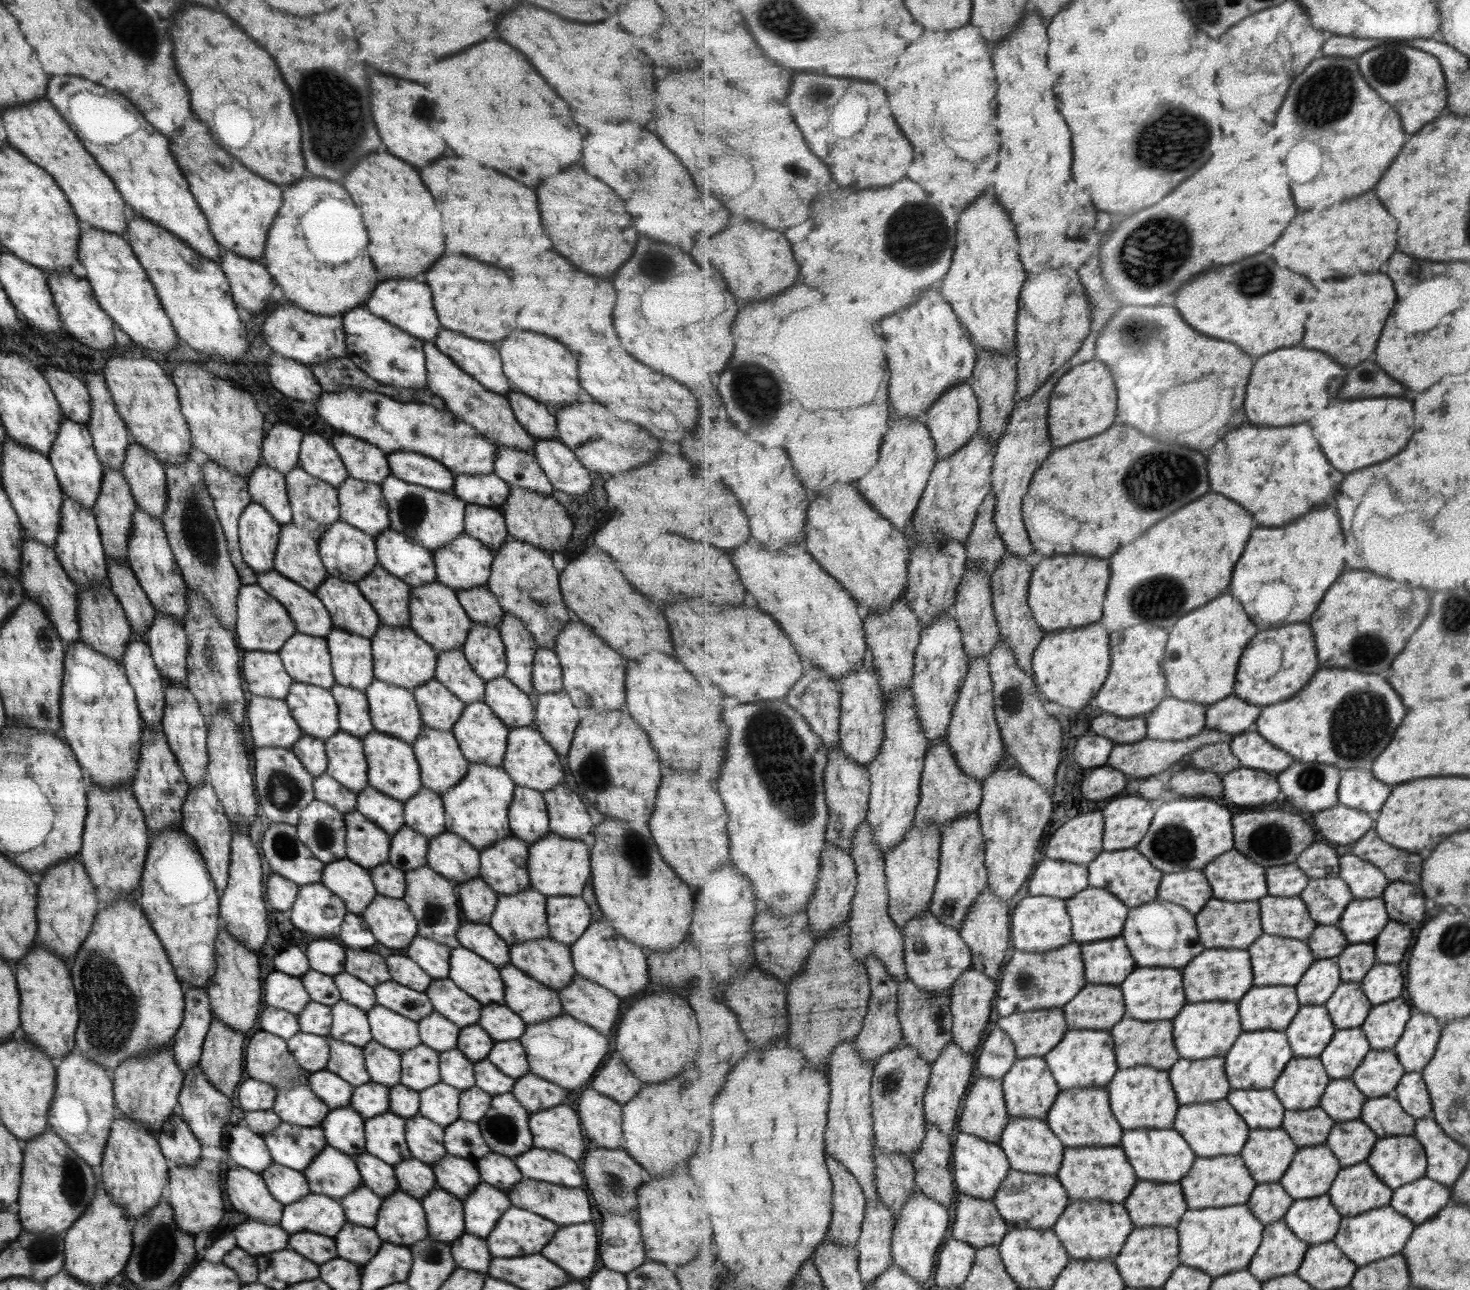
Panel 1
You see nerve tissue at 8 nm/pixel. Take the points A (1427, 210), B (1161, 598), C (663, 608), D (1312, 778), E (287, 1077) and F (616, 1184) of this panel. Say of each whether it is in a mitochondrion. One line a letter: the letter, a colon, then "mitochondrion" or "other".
A: other
B: mitochondrion
C: other
D: mitochondrion
E: mitochondrion
F: mitochondrion

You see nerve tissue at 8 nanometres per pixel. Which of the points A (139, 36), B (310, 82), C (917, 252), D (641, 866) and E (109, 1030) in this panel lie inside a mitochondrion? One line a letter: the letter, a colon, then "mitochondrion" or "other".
A: mitochondrion
B: mitochondrion
C: mitochondrion
D: mitochondrion
E: mitochondrion

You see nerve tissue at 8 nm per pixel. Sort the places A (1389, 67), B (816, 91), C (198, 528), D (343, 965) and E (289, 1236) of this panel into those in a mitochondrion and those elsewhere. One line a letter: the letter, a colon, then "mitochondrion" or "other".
A: mitochondrion
B: mitochondrion
C: mitochondrion
D: other
E: other

